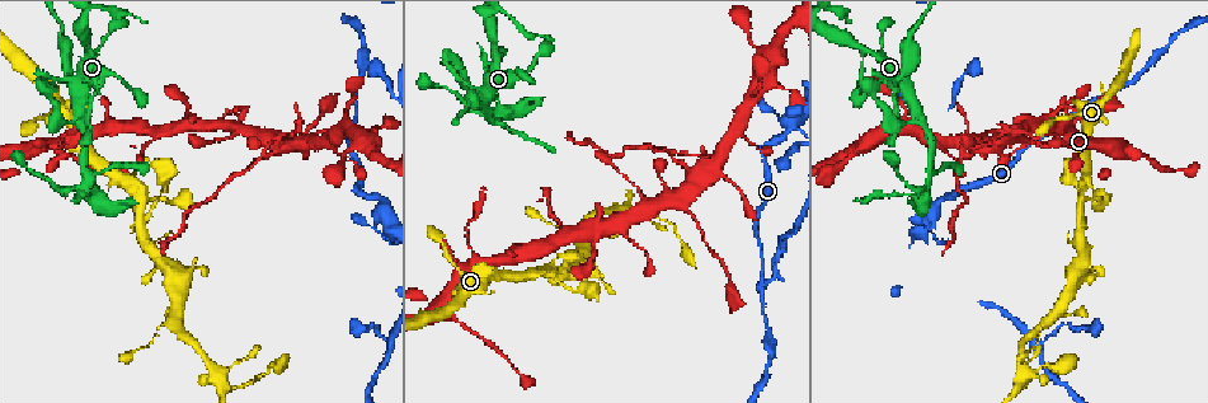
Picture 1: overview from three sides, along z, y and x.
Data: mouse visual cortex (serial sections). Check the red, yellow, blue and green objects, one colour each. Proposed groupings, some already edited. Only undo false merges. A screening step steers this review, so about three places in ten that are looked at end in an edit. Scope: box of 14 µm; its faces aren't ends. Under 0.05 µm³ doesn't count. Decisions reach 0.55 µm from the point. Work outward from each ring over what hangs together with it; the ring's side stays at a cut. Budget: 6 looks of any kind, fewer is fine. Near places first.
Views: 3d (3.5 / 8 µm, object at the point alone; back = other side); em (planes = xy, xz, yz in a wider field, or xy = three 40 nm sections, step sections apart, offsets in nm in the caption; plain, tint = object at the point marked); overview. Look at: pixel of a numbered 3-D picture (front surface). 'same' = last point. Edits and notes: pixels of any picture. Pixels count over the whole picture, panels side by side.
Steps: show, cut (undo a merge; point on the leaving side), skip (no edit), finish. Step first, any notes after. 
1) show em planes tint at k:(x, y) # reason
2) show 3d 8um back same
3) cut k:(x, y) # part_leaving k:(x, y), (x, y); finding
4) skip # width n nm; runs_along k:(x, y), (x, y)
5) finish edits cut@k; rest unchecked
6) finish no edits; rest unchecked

show 3d 3.5um at 1:(375, 218)

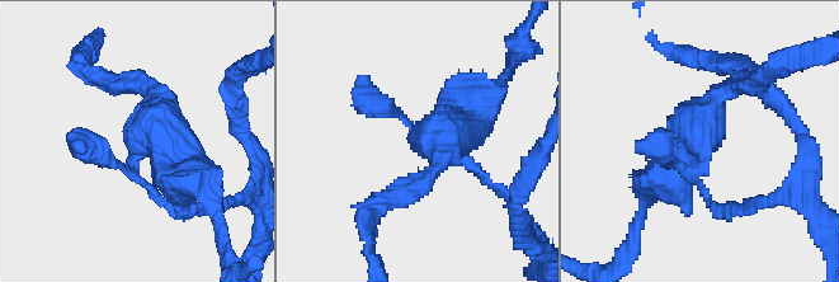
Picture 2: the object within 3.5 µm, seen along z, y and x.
show em planes tint at 2:(703, 152) # arms 4; arm_widths 100, 200, 250, 500 nm

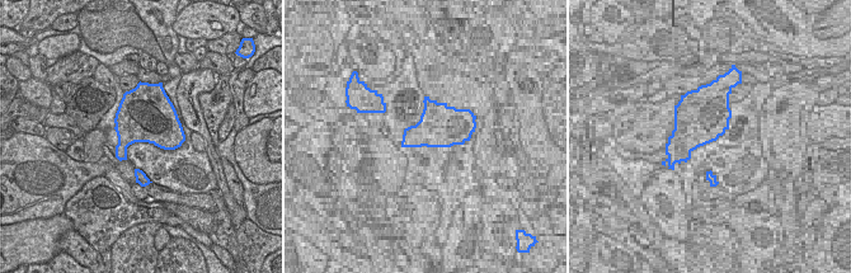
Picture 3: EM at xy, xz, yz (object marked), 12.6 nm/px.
cut 2:(105, 158) # a second cell is stuck on

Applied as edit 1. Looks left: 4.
show 3d 8um at 1:(674, 158) # arms part here

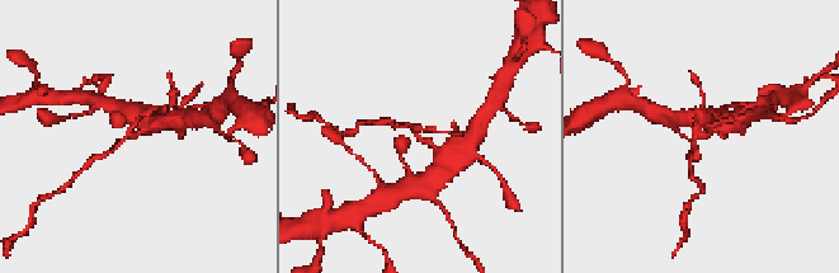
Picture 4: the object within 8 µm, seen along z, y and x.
show 3d 3.5um back at 4:(706, 137) # closer look

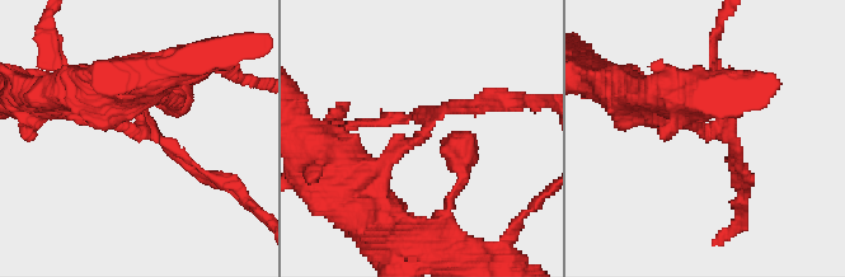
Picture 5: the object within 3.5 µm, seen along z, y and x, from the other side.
show em xy step 3 tint at 5:(710, 133) # now the EM

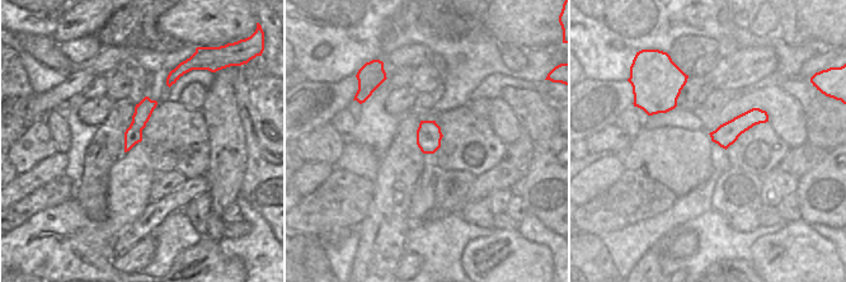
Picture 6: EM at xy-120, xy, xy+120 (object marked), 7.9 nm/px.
skip # runs_along 6:(146, 100), (146, 107), (127, 146); all the same cell

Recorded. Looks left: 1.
finish edits cut@2; rest unchecked

